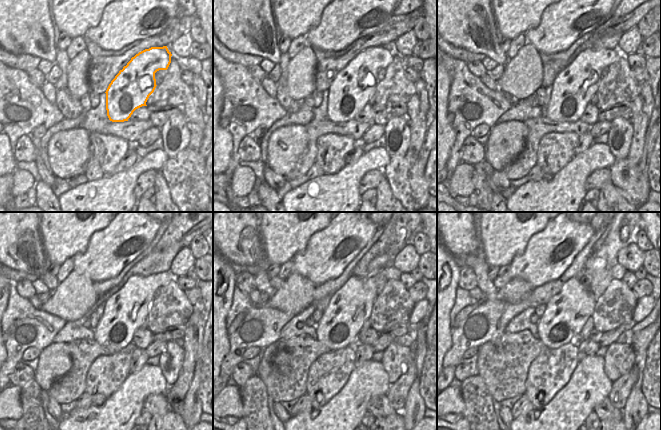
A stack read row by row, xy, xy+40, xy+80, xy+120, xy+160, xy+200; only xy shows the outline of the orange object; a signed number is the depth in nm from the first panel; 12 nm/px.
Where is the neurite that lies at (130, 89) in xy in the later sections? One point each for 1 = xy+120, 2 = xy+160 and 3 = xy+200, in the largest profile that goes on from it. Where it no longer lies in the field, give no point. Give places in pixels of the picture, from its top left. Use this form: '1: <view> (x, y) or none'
1: xy+120 (124, 312)
2: xy+160 (349, 307)
3: xy+200 (566, 312)

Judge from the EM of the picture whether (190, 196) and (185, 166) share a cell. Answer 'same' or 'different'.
same

